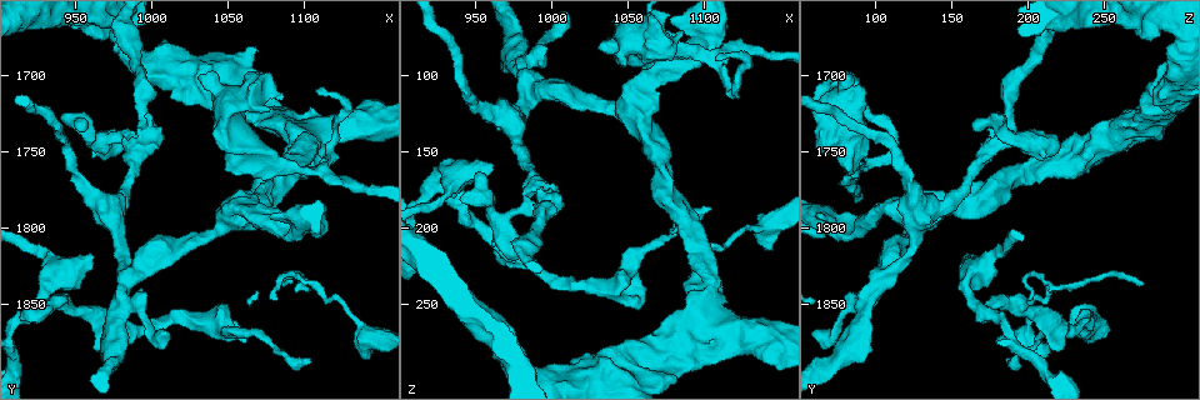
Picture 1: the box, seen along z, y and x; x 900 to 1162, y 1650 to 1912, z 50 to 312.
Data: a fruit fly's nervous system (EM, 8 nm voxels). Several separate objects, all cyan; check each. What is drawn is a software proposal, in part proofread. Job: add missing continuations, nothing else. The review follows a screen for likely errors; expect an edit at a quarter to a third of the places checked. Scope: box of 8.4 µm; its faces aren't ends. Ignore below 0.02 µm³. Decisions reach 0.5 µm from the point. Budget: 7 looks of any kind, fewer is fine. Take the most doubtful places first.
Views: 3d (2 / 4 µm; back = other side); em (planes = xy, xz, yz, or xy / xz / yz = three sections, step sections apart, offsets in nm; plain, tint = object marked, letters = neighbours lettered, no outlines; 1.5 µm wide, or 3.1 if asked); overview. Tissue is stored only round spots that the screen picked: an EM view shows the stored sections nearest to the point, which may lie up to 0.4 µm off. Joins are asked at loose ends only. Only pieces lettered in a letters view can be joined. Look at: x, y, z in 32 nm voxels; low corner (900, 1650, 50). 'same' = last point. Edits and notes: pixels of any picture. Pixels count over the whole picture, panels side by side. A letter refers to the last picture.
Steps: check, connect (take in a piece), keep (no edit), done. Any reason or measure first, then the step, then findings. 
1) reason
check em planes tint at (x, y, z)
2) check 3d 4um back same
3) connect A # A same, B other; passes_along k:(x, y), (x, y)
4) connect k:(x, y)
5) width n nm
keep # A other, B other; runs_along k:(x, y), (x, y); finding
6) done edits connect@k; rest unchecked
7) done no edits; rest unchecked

stops while still wide
check em planes letters at (1144, 1884, 214)

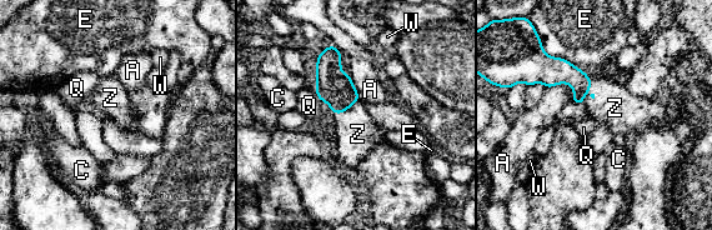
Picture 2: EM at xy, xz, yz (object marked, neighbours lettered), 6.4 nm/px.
longest_contact E 300 nm
connect Z # A other, C other, E other, Q other, W other, Z same; it goes on there

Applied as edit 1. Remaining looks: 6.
check overview

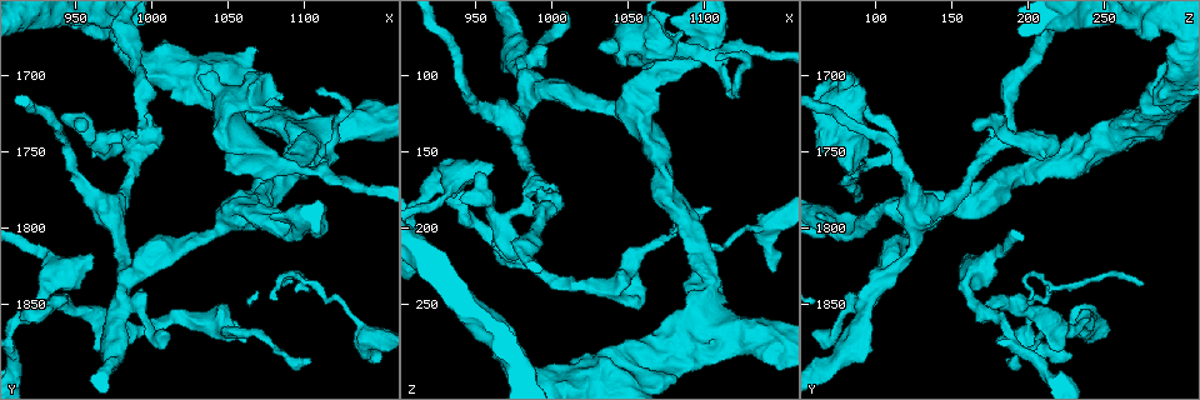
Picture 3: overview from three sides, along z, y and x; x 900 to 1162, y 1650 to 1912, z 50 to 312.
thick end
check 3d 4um at (1086, 1714, 72)

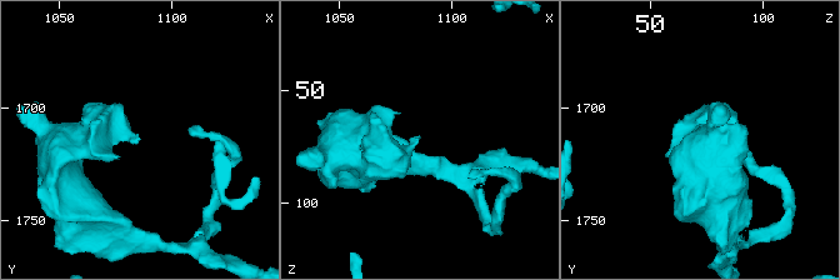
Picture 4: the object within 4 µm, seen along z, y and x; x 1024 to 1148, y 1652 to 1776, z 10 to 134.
check em xy step 4 letters at (1086, 1714, 69)

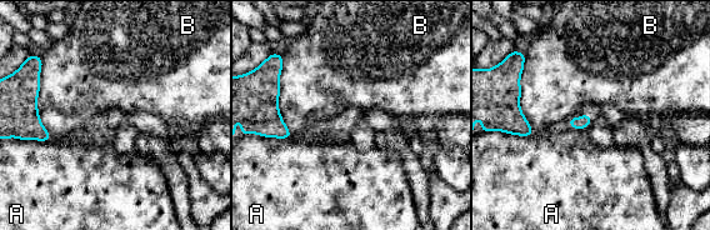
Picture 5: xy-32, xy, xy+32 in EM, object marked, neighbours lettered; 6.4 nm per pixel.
check em planes letters same

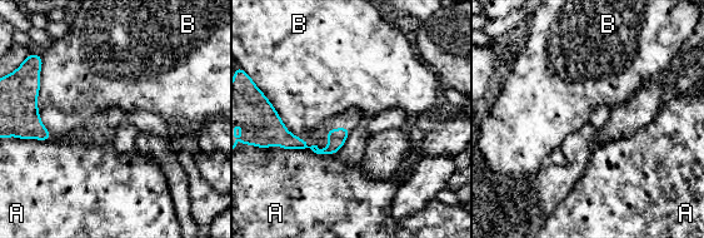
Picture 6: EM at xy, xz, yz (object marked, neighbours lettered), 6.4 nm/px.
keep # A other, B other; runs_along 6:(276, 119), (293, 142), (318, 150), (345, 132); none of them fits

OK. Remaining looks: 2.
thick end
check 3d 4um at (1024, 1718, 280)

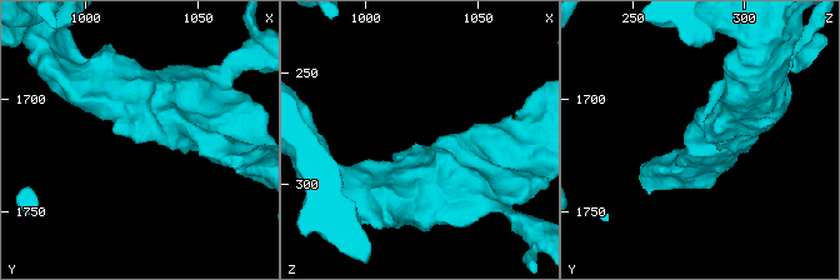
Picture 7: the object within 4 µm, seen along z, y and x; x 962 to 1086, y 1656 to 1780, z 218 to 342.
check em planes letters at (1023, 1717, 281)

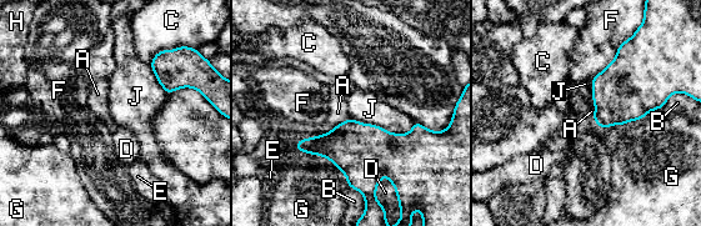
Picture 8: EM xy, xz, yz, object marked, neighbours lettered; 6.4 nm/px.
keep # A other, B other, C other, D other, E other, F other, G other, H other, J other; no lettered piece goes on from it

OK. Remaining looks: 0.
done edits connect@2; rest unchecked

